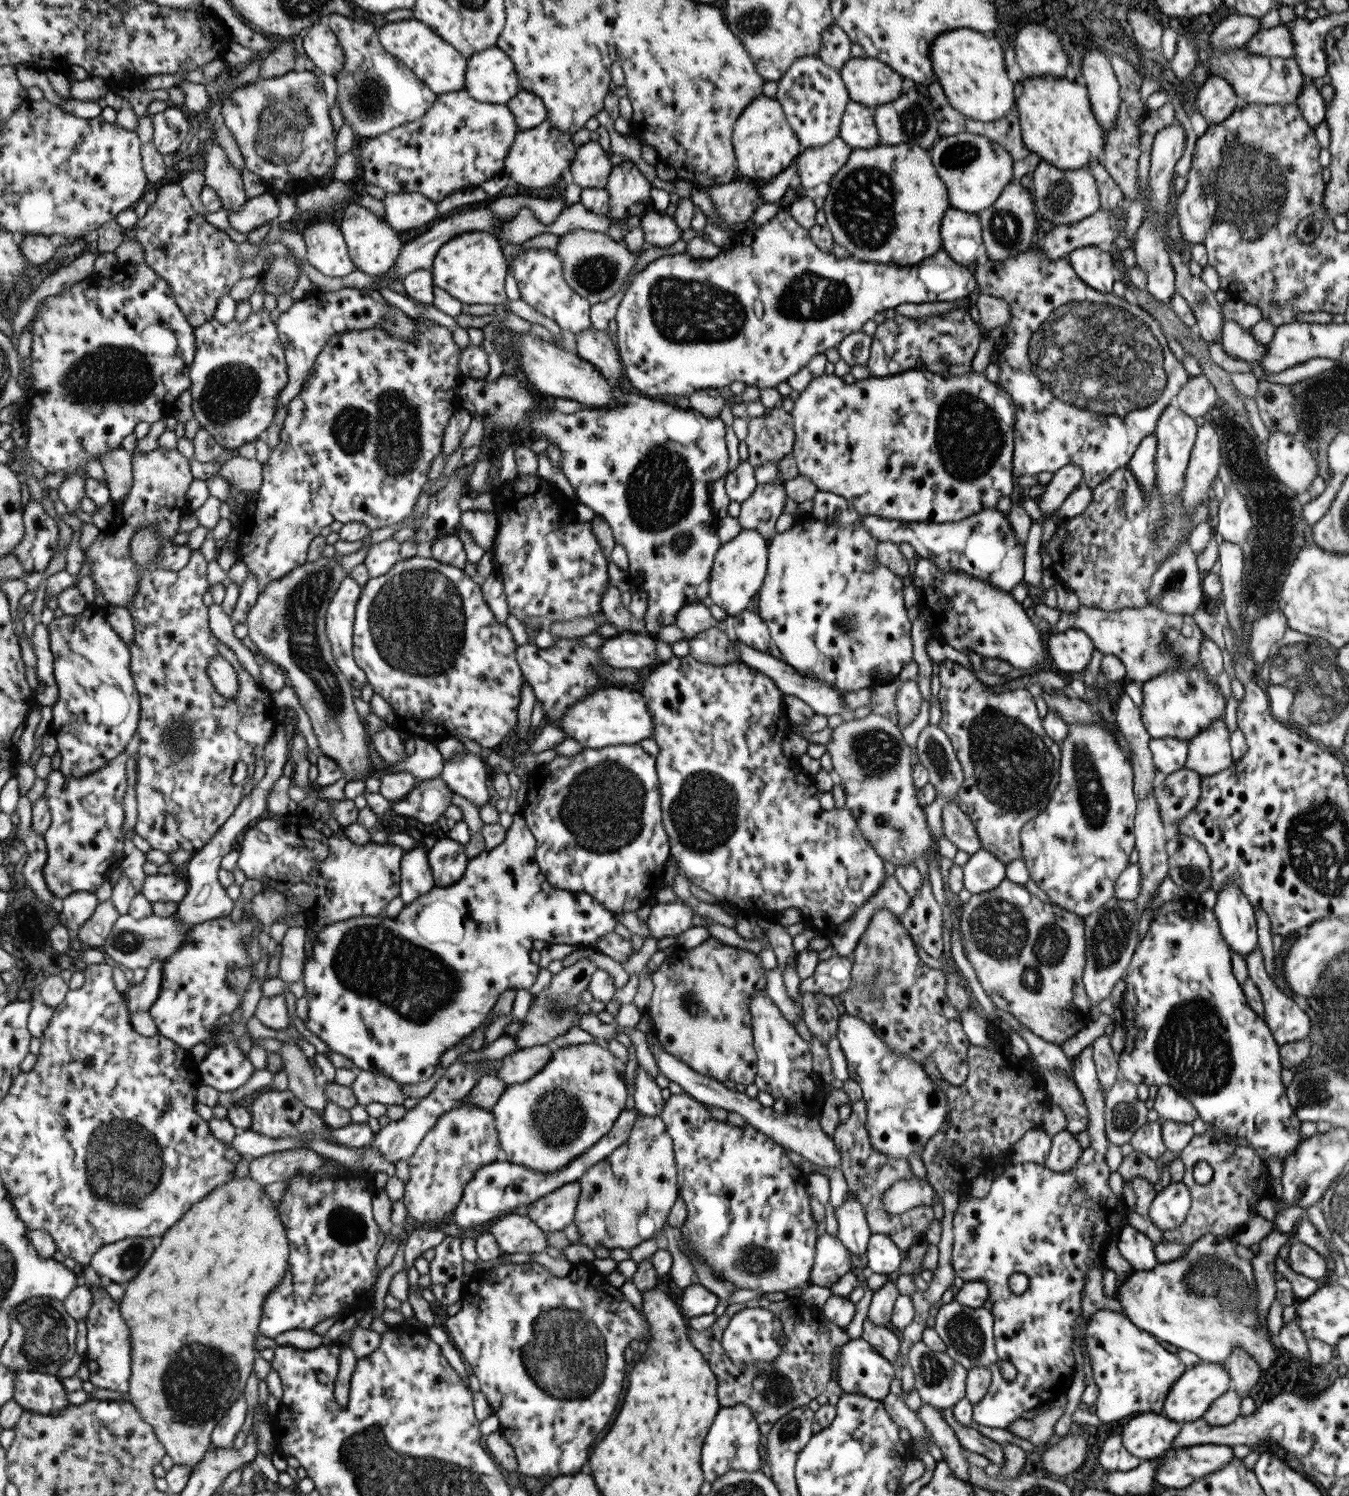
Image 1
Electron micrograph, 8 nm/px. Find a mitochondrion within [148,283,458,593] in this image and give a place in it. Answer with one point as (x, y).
(391, 429)

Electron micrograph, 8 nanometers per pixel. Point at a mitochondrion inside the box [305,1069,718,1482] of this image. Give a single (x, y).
(562, 1349)

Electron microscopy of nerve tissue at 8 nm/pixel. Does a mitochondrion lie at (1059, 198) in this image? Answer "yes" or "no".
yes

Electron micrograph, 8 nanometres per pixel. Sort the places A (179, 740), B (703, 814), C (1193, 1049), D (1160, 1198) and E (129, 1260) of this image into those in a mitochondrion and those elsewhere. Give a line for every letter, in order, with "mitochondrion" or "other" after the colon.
A: mitochondrion
B: mitochondrion
C: mitochondrion
D: other
E: mitochondrion

